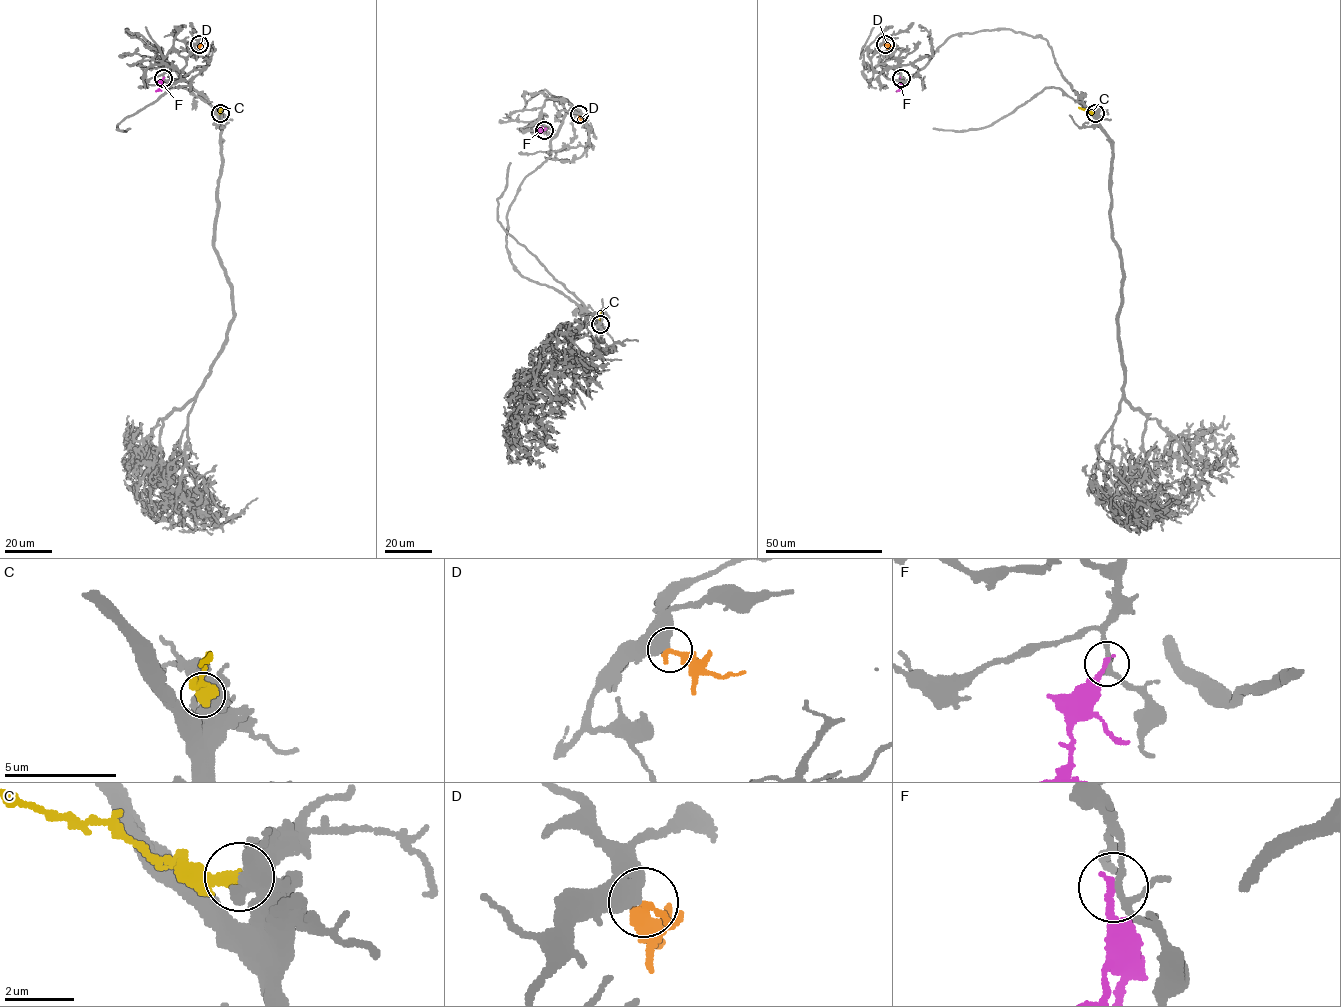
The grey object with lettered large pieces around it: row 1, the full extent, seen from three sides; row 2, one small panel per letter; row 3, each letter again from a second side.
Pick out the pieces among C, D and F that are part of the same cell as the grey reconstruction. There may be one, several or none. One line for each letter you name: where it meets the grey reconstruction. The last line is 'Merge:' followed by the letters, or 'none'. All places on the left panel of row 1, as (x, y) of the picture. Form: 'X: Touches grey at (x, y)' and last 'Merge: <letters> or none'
C: Touches grey at (220, 113)
D: Touches grey at (199, 44)
Merge: C, D

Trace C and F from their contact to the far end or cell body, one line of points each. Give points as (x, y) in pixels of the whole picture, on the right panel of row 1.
C: (1095, 113), (1078, 107)
F: (900, 78), (901, 87), (896, 91)

